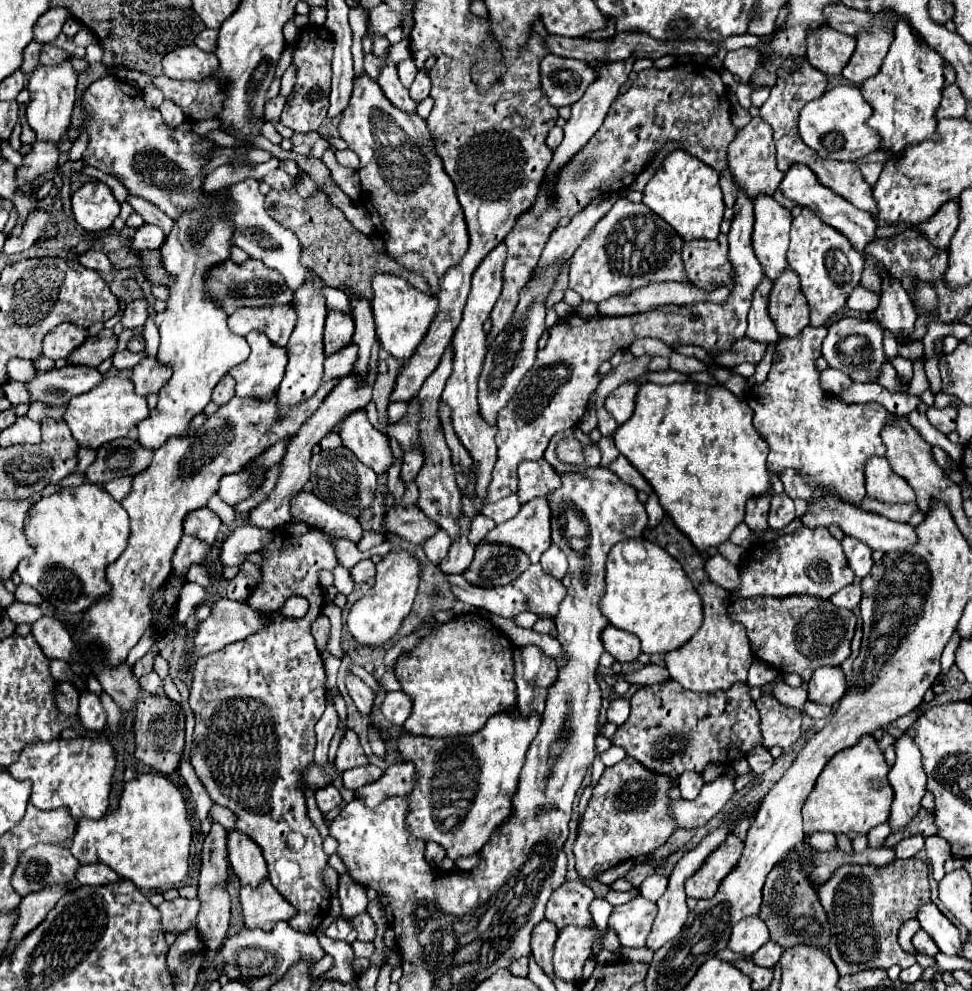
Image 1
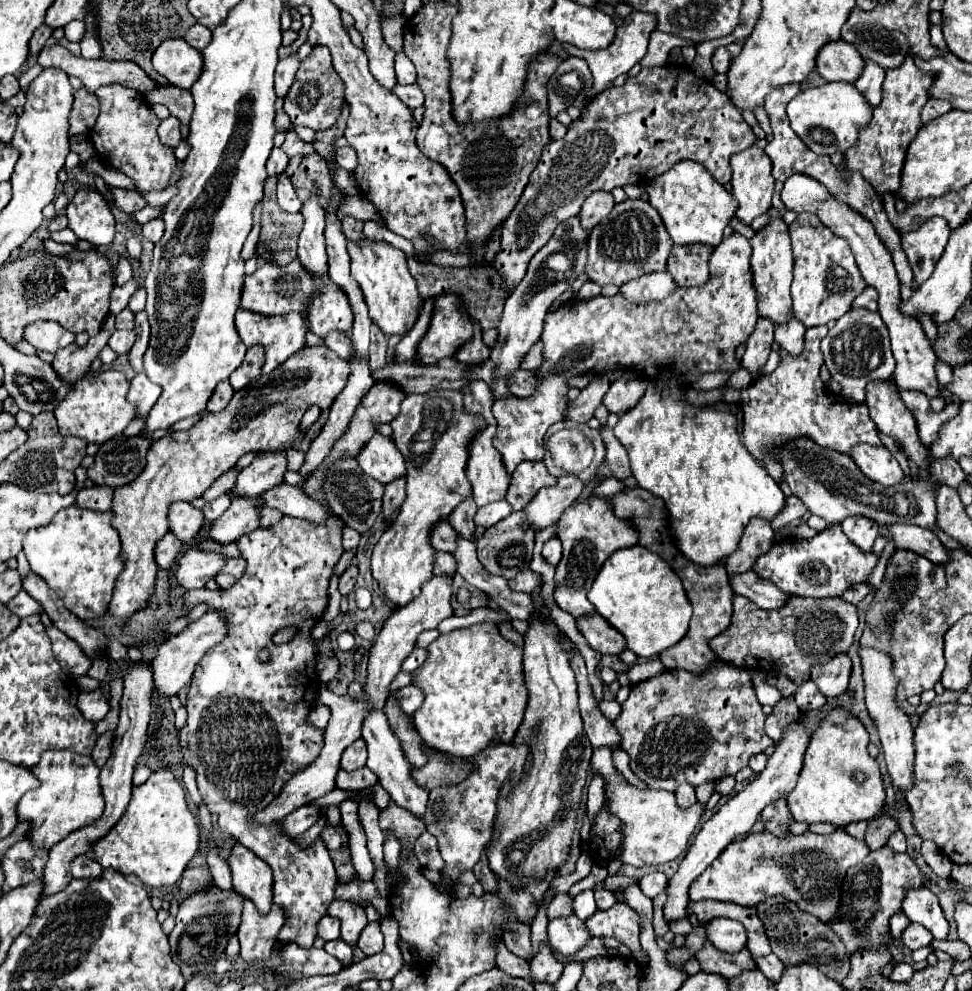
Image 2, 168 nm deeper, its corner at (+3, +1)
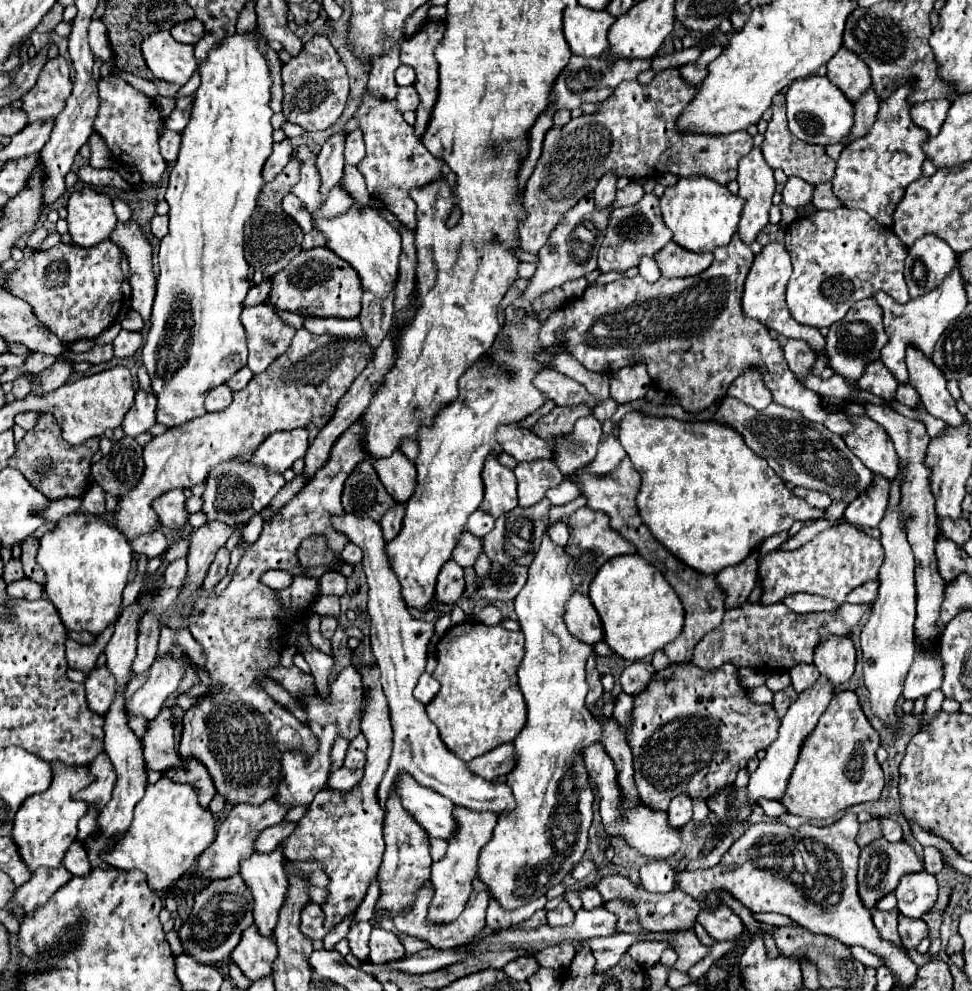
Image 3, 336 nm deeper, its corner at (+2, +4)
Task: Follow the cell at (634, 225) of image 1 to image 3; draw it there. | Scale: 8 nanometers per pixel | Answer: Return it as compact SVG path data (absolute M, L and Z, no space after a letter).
M653 192L645 194L637 202L637 206L625 206L625 208L613 210L605 240L599 250L599 270L601 272L611 272L611 270L625 272L637 266L641 256L655 256L655 252L663 248L667 242L671 242L671 232L663 224L661 210L659 210L659 198Z

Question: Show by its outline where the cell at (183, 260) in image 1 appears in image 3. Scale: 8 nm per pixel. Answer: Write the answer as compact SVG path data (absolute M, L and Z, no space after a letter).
M255 30L249 36L241 36L235 34L231 36L231 40L223 40L213 52L209 52L207 62L199 68L201 72L201 86L197 90L197 100L189 118L189 124L183 130L183 140L181 140L181 150L179 150L179 158L169 174L169 186L165 192L165 200L169 202L171 210L169 210L169 234L161 240L161 248L159 248L159 278L157 278L157 296L155 296L155 304L153 304L153 314L151 314L151 328L147 334L147 342L143 346L143 366L151 378L153 384L153 392L157 396L157 422L167 426L167 428L175 428L181 426L197 416L205 414L205 394L213 388L217 388L219 384L225 384L237 370L241 370L245 366L247 360L247 340L245 340L245 328L239 320L239 314L243 310L243 300L249 292L249 282L247 282L247 260L243 256L243 226L249 220L253 208L257 206L257 196L261 192L261 188L265 186L265 180L261 176L263 164L271 154L271 146L273 146L273 128L271 128L271 108L269 108L269 98L271 98L271 76L269 76L269 68L267 62L263 58L263 54L257 50L259 42L265 42L265 38L261 36L259 30Z

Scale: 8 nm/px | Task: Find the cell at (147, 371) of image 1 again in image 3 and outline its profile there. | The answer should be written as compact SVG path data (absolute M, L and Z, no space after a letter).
M137 390L135 404L123 420L123 432L133 438L147 432L155 424L155 406L157 406L157 398L153 394L145 394L143 390Z

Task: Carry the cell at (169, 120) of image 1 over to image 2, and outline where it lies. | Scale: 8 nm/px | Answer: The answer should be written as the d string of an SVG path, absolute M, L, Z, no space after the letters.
M168 117L168 119L164 119L162 123L160 123L160 127L158 127L158 137L160 137L160 141L164 143L164 145L168 145L168 147L178 147L178 143L180 143L180 121L176 119L176 117Z

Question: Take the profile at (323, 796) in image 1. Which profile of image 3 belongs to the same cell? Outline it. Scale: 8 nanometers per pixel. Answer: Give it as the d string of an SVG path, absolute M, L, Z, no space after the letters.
M285 820L279 822L277 826L267 828L265 832L261 832L257 836L257 840L253 844L253 852L257 852L257 854L269 854L269 852L273 852L279 846L279 842L283 842L291 834L293 828L295 828L295 822L285 822Z

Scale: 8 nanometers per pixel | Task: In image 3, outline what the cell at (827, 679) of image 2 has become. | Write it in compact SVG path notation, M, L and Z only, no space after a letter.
M829 636L815 648L815 666L835 686L847 682L855 670L855 646L849 636Z

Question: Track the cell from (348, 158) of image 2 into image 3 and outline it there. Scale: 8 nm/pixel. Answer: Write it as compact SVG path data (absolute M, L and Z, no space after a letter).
M357 128L347 136L345 142L345 162L347 164L359 164L359 160L363 160L365 156L365 144L363 144L363 132Z

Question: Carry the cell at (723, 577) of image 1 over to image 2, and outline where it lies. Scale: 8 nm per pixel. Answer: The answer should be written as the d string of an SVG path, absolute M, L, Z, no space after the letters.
M754 571L730 575L728 581L730 581L730 585L732 585L732 589L734 589L736 595L742 595L742 597L750 599L752 603L756 603L762 609L782 607L788 601L786 593L778 591L776 585L760 579Z

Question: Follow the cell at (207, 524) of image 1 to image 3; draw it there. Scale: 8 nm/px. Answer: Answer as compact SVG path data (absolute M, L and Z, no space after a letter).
M179 488L161 494L157 500L153 500L151 506L159 516L159 522L167 528L175 530L187 522L189 514L185 514L185 494Z

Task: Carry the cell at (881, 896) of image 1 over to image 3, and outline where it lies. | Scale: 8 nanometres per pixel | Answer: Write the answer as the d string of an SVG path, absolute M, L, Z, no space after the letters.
M883 836L873 840L871 844L867 844L861 850L861 856L859 856L859 876L857 878L859 878L859 894L861 894L863 904L869 906L869 910L873 910L875 902L879 898L883 898L885 894L889 894L897 888L901 876L911 874L911 872L921 872L921 870L923 870L923 864L921 864L919 856L905 840L889 842Z

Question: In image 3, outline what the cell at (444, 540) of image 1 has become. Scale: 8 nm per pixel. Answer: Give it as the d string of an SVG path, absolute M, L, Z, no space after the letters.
M449 560L445 568L441 570L437 578L437 588L435 588L435 600L439 604L455 604L465 590L465 580L463 580L463 568Z

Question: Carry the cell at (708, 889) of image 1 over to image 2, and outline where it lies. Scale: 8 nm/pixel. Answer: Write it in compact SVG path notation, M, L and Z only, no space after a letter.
M836 829L832 835L790 835L790 839L778 839L772 833L752 833L744 841L730 843L720 859L694 879L690 885L690 901L716 899L738 905L754 907L756 903L784 895L798 903L802 911L808 911L824 923L836 919L836 903L840 901L840 879L844 879L848 867L860 863L870 853L868 845L850 837L844 829Z

